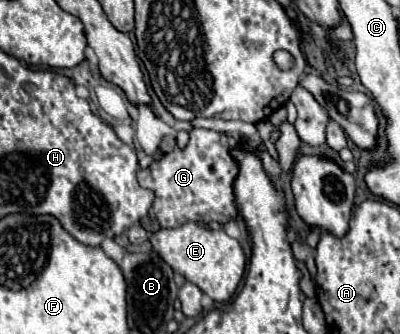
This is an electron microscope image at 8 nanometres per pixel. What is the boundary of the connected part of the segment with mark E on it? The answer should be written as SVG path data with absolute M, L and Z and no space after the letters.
M185 223L175 229L159 229L151 235L153 249L167 261L173 271L181 273L187 281L195 283L215 303L229 301L245 273L245 253L237 239L229 237L223 229L213 231L203 223Z

